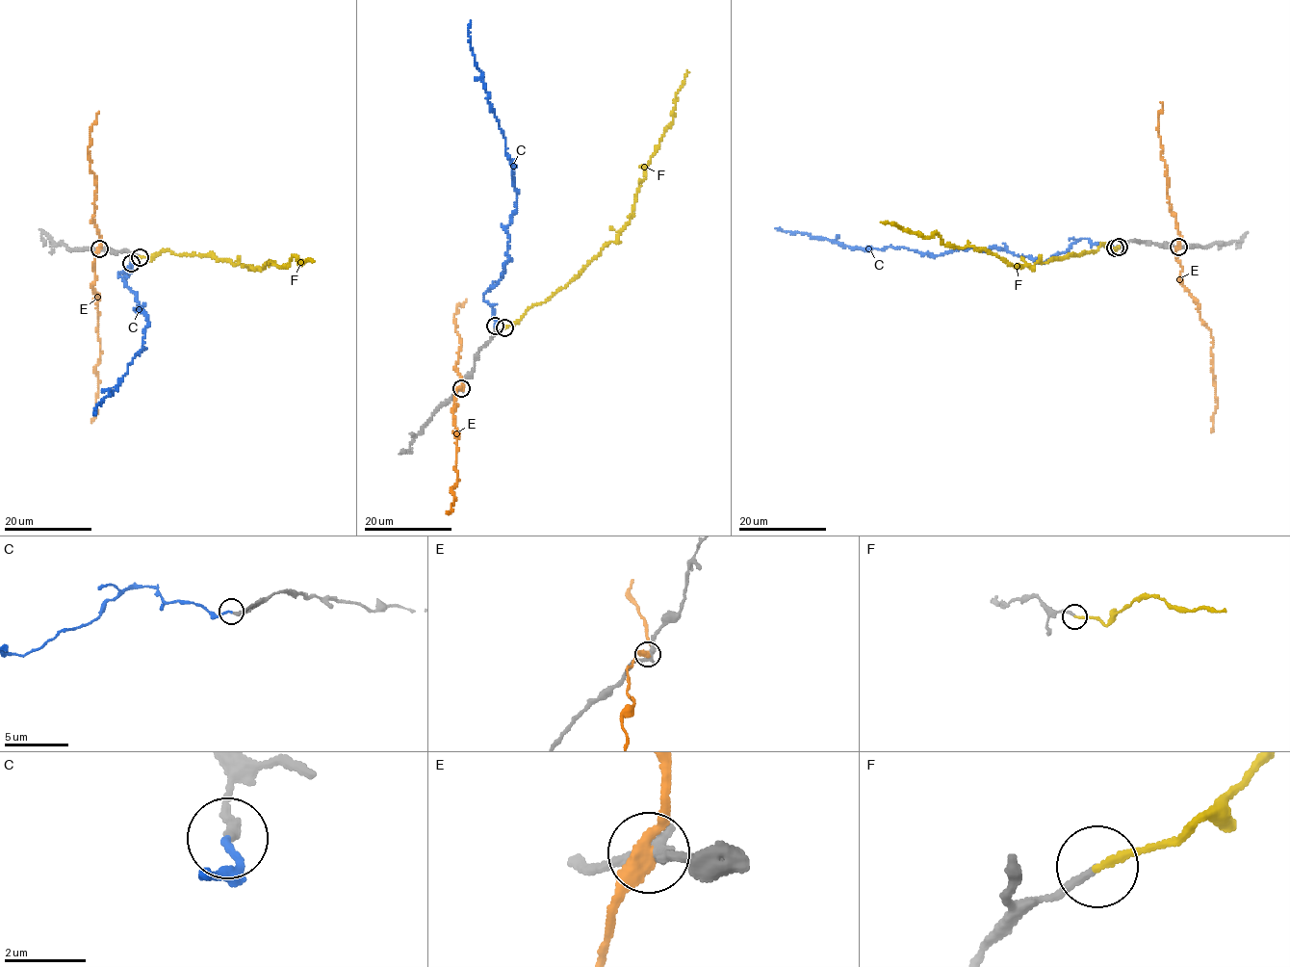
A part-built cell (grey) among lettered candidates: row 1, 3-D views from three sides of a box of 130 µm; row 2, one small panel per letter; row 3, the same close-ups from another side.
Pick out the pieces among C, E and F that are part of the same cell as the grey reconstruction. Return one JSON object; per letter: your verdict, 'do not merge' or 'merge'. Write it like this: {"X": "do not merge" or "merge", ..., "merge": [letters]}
{"C": "merge", "E": "do not merge", "F": "merge", "merge": ["C", "F"]}

